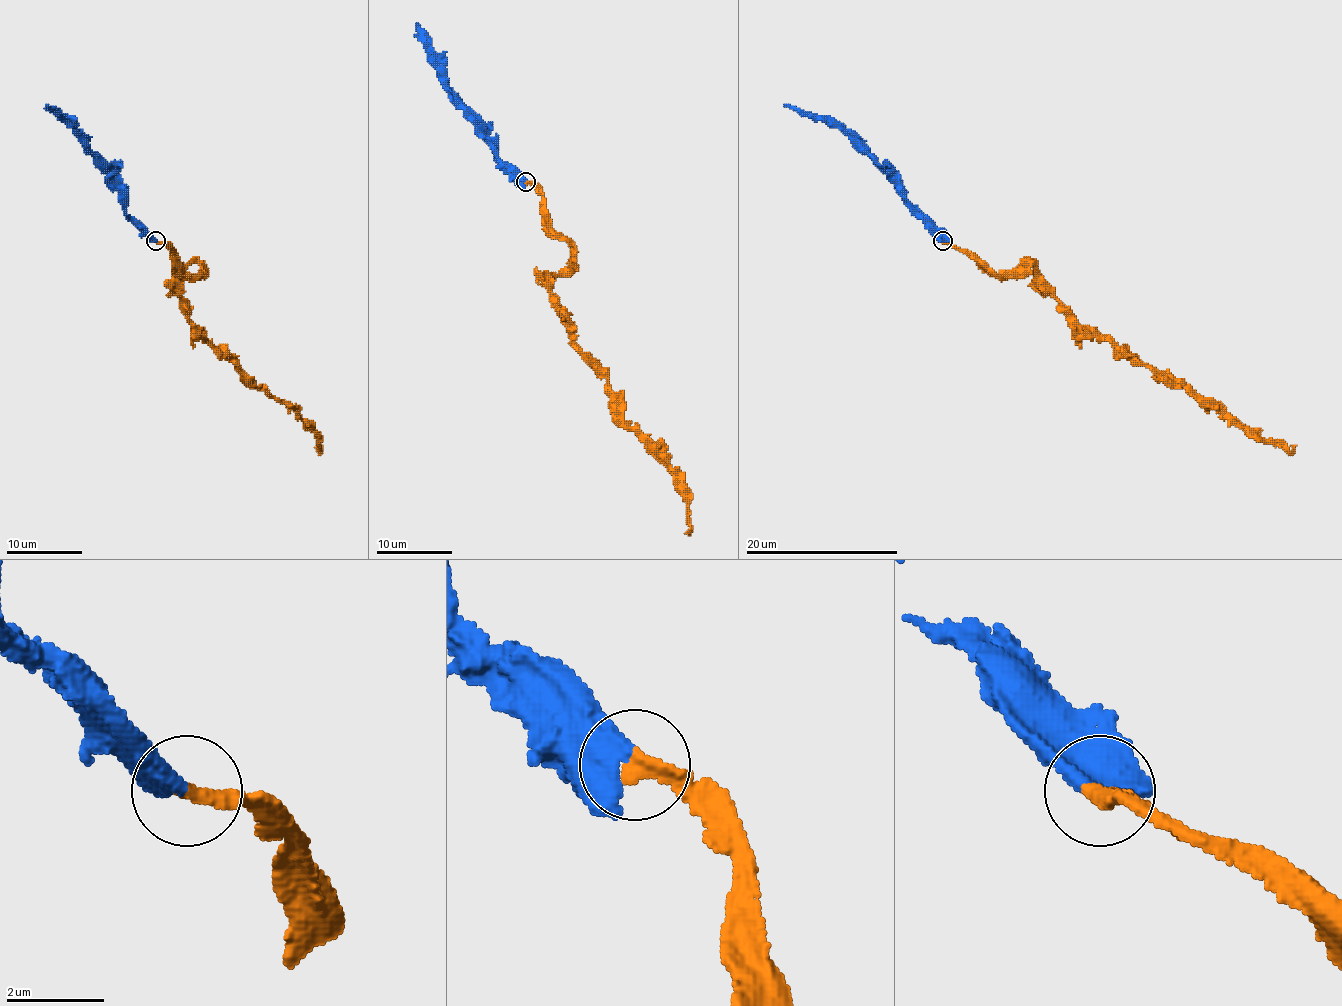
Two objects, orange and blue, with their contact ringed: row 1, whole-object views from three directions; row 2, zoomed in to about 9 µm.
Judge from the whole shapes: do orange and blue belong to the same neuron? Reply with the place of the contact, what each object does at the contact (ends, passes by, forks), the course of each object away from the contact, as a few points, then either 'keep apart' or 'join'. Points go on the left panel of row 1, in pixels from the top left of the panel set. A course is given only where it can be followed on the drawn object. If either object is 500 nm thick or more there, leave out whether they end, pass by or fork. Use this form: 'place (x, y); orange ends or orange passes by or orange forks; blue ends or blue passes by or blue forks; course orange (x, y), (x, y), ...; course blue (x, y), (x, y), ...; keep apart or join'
place (156, 241); orange ends; blue ends; course orange (156, 241), (187, 272), (200, 266), (181, 276), (181, 310), (196, 329), (250, 382), (282, 399), (320, 445); course blue (154, 241), (126, 213), (122, 192), (105, 173), (105, 165), (76, 135), (75, 127), (46, 104); join

